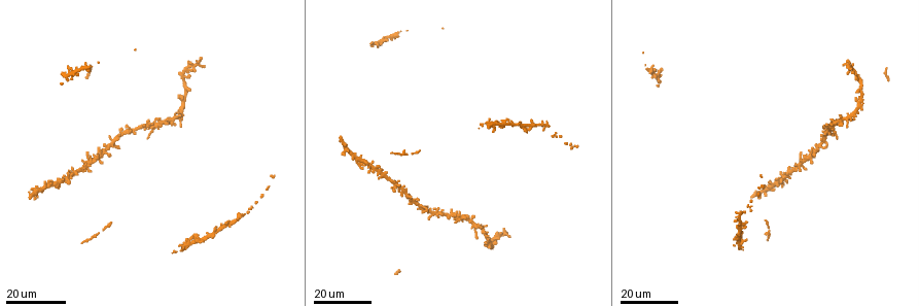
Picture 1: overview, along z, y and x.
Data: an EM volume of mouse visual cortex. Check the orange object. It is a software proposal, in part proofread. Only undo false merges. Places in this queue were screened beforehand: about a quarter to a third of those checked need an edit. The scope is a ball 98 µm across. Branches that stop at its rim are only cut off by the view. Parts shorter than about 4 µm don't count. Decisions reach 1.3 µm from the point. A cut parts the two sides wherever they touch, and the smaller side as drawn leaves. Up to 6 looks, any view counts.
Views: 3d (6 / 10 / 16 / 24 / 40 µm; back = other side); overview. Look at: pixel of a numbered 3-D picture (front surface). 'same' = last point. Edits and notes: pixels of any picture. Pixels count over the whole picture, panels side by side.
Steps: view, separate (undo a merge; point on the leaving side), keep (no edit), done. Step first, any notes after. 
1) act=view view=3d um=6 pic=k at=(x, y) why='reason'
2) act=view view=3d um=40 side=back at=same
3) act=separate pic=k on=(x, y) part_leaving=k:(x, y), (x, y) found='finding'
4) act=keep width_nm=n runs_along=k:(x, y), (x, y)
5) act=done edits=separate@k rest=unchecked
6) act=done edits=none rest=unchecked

act=view view=3d um=24 pic=1 at=(65, 177) why='four arms meet'

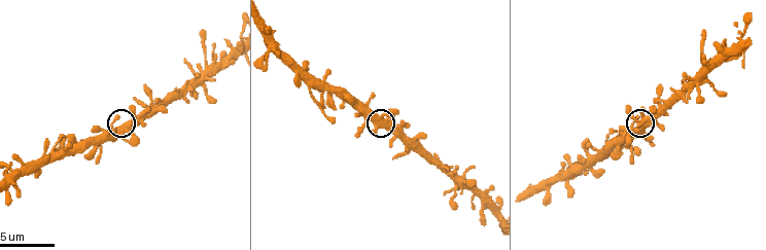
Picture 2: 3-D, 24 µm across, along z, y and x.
act=view view=3d um=10 pic=2 at=(383, 124)

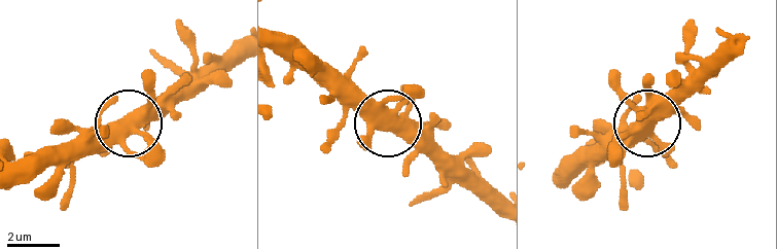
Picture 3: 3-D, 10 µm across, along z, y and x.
act=keep side_arm_um=75 found='one neuron here'

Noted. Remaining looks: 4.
act=view view=3d um=16 pic=1 at=(158, 127)

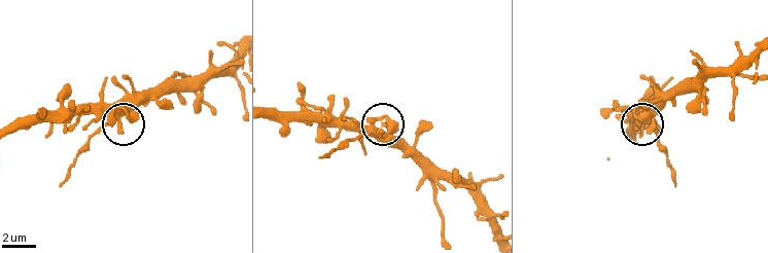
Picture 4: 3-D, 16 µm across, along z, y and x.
act=view view=3d um=10 pic=4 at=(377, 135)

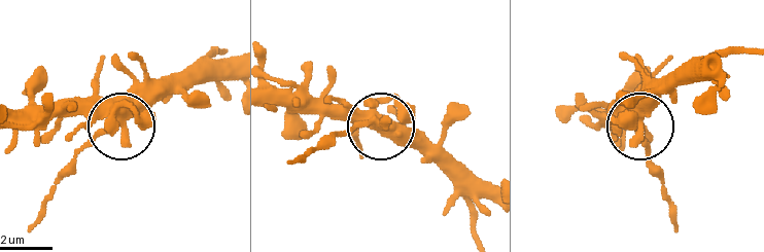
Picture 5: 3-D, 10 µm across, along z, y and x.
act=separate pic=5 on=(84, 146) width_nm=460 part_leaving=5:(367, 123), (291, 164) found='a second neuron is stuck on'

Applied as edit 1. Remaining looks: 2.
act=done edits=separate@5 rest=unchecked

